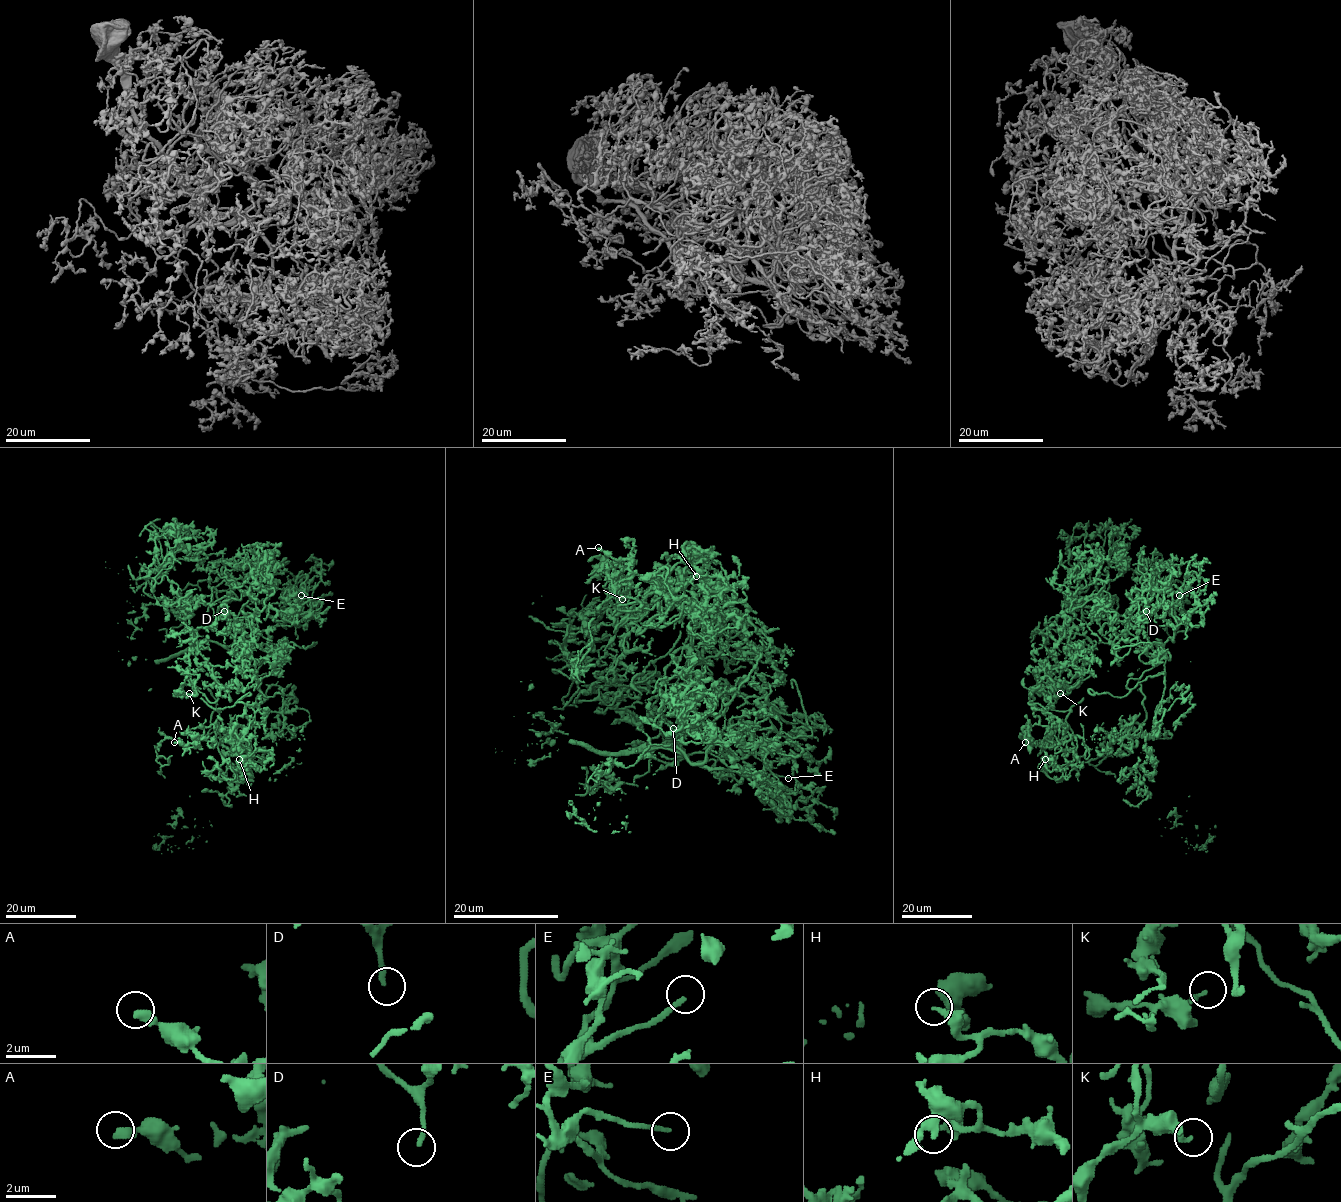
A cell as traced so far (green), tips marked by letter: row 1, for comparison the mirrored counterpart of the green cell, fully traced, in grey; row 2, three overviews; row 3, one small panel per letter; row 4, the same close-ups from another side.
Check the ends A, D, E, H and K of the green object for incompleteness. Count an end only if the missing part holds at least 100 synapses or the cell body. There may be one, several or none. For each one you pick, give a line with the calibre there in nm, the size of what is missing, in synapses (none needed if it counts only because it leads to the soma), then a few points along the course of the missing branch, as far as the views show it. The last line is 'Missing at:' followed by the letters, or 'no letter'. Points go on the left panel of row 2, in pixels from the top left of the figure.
D: 190 nm | 250 syn | (224, 611), (211, 615), (204, 609), (188, 609), (197, 603), (205, 616), (208, 606), (202, 602)
E: 170 nm | 170 syn | (301, 595), (309, 589), (320, 588), (318, 595), (323, 595), (318, 599), (316, 618), (307, 628), (309, 634)
Missing at: D, E

